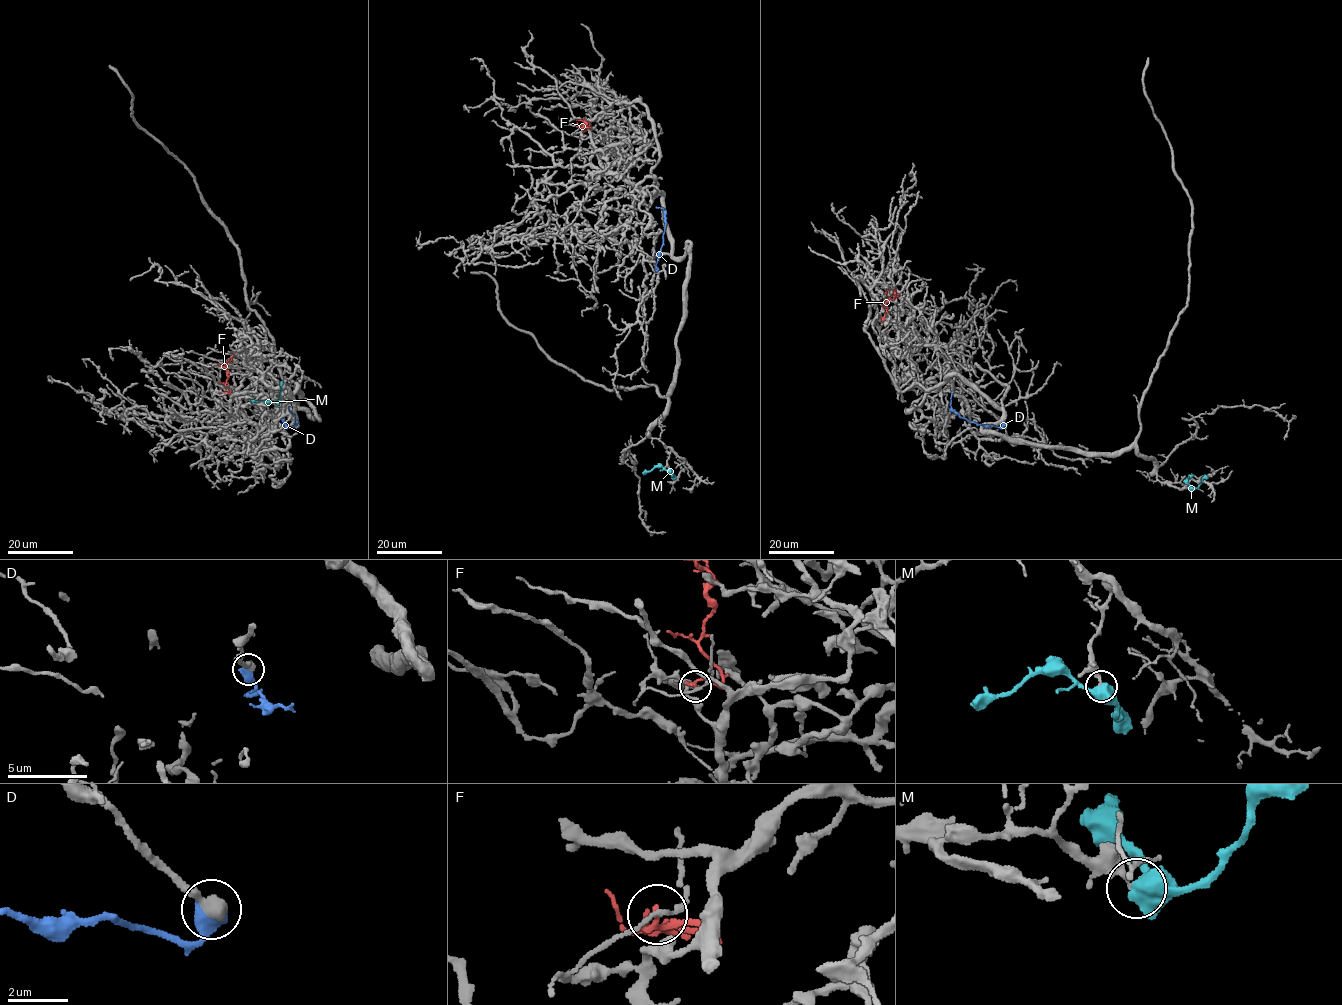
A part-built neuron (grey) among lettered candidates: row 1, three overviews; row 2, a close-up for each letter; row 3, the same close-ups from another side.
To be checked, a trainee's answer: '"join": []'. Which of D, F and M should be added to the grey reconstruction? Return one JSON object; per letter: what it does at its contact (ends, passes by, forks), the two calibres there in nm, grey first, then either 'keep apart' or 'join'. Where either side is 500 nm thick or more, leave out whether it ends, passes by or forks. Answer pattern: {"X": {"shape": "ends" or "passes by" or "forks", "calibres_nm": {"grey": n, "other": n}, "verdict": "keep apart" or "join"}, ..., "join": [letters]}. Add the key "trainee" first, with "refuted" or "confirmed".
{"trainee": "confirmed", "D": {"calibres_nm": {"grey": 500, "other": 700}, "verdict": "keep apart"}, "F": {"shape": "ends", "calibres_nm": {"grey": 140, "other": 200}, "verdict": "keep apart"}, "M": {"calibres_nm": {"grey": 240, "other": 550}, "verdict": "keep apart"}, "join": []}

